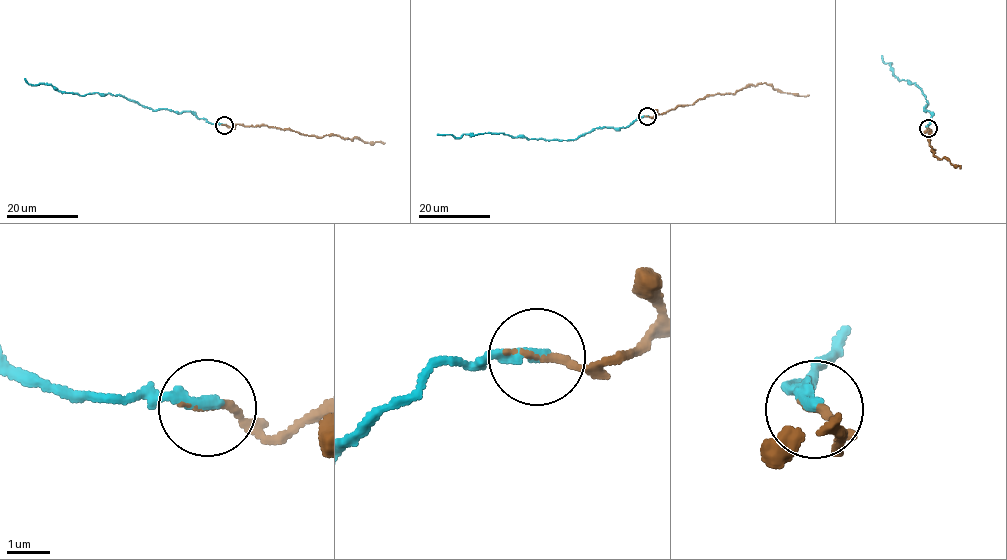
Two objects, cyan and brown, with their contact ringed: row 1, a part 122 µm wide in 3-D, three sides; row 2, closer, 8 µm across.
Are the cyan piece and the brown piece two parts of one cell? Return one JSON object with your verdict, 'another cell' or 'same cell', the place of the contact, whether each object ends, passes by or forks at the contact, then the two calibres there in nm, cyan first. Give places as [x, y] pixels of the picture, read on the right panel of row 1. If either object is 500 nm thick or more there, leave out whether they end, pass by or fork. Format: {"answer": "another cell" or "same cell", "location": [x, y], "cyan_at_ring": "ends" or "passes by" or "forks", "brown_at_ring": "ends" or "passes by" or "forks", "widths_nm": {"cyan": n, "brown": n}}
{"answer": "same cell", "location": [928, 128], "cyan_at_ring": "ends", "brown_at_ring": "ends", "widths_nm": {"cyan": 260, "brown": 160}}

